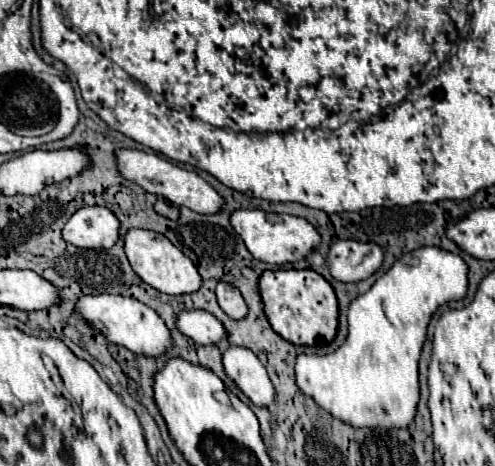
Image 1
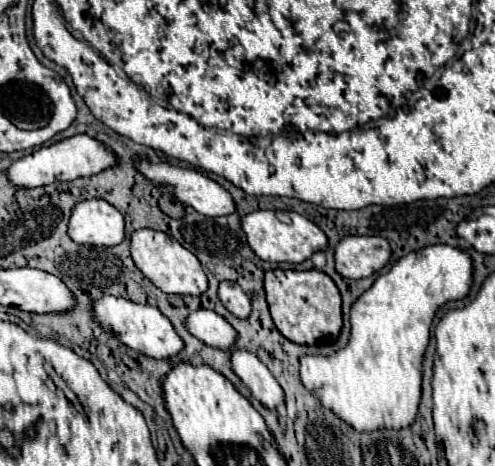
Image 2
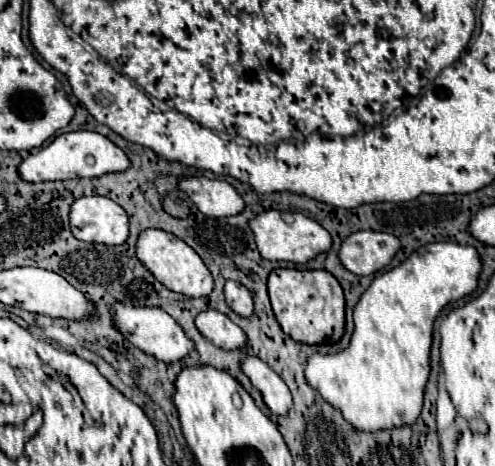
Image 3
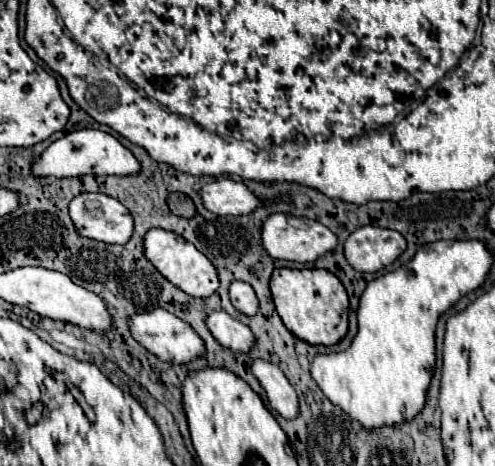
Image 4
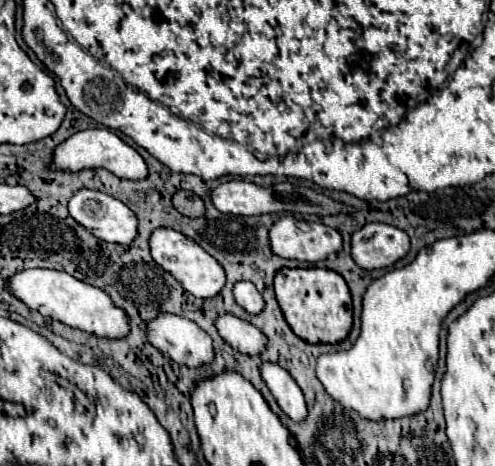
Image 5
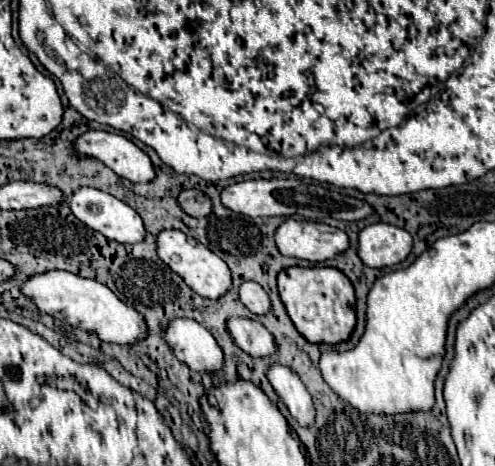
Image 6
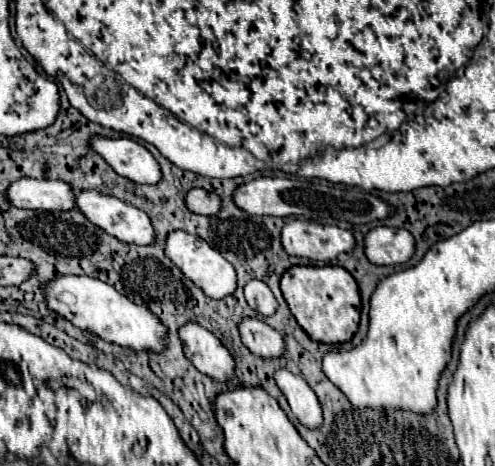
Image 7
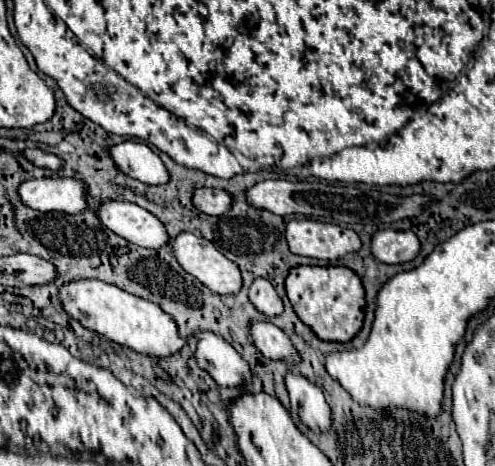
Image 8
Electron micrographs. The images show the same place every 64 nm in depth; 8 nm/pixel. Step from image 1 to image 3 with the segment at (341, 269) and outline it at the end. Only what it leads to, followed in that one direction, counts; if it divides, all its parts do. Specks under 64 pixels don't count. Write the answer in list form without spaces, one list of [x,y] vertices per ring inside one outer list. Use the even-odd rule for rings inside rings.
[[[366,230],[366,232],[350,234],[342,242],[338,258],[348,272],[356,276],[368,276],[388,266],[394,254],[398,252],[398,248],[400,248],[400,240],[396,236]]]

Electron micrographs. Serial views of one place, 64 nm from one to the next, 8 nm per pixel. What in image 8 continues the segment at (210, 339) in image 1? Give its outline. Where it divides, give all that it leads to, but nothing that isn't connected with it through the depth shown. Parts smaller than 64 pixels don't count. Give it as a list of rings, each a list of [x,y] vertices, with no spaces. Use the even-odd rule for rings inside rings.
[[[252,322],[250,324],[250,338],[256,350],[268,360],[298,360],[296,348],[292,346],[288,334],[276,328],[270,322]]]

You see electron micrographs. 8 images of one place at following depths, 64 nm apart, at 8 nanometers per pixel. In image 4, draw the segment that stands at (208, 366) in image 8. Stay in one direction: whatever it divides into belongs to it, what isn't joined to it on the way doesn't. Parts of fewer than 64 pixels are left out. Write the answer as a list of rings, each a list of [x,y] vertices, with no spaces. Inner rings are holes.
[[[154,308],[152,312],[132,314],[130,316],[130,334],[138,344],[142,344],[148,352],[152,352],[154,356],[158,356],[164,362],[188,364],[192,358],[204,354],[204,342],[196,336],[196,332],[186,322],[182,322],[180,318],[176,318],[174,314],[170,314],[162,308]]]

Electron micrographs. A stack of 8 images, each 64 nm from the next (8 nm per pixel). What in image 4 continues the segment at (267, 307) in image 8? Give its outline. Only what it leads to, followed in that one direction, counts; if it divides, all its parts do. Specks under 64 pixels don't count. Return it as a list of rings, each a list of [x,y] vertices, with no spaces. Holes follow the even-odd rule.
[[[232,282],[230,284],[230,300],[236,310],[240,310],[246,316],[254,316],[258,310],[258,298],[250,284],[246,282]]]

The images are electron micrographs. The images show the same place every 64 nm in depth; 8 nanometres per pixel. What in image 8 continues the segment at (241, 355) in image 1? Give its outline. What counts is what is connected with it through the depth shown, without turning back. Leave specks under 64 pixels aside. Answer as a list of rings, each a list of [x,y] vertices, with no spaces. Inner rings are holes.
[[[286,372],[284,384],[290,394],[292,410],[298,412],[302,424],[306,424],[312,432],[326,432],[332,424],[330,420],[330,406],[324,400],[320,388],[310,384],[304,376]]]

